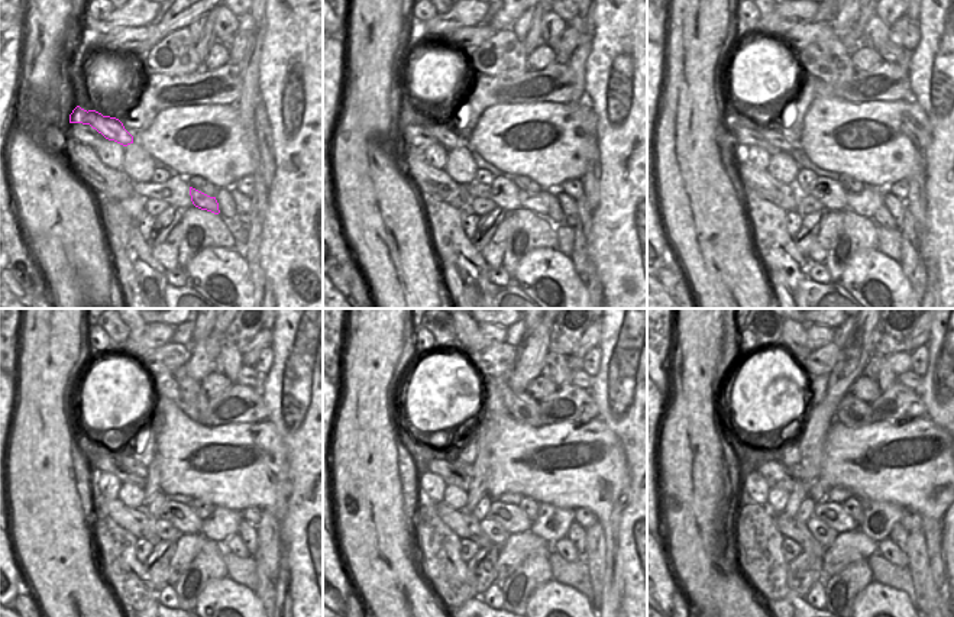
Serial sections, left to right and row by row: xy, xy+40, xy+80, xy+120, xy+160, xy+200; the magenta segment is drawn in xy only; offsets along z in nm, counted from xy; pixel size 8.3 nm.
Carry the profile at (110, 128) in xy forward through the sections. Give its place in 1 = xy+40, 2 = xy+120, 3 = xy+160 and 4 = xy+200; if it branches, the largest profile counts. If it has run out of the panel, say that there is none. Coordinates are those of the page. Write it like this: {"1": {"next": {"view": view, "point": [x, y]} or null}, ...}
{"1": {"next": {"view": "xy+40", "point": [449, 139]}}, "2": {"next": {"view": "xy+120", "point": [131, 464]}}, "3": {"next": {"view": "xy+160", "point": [469, 469]}}, "4": {"next": {"view": "xy+200", "point": [798, 471]}}}

